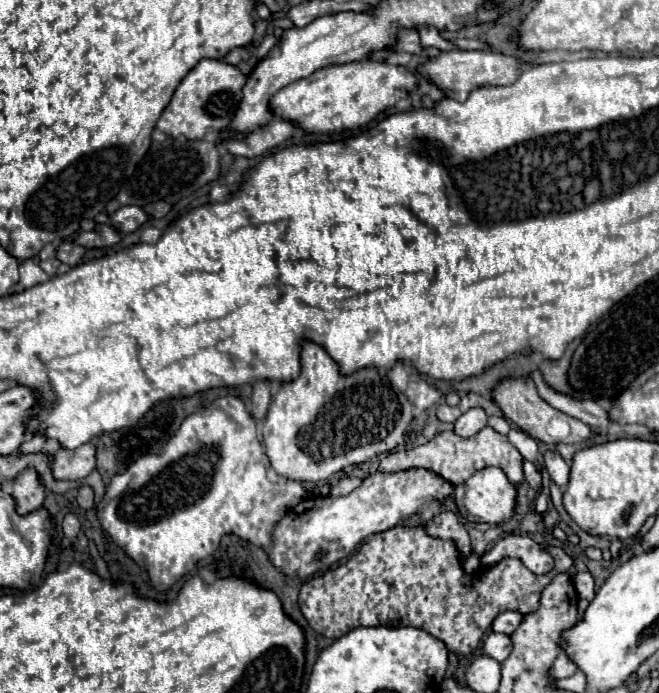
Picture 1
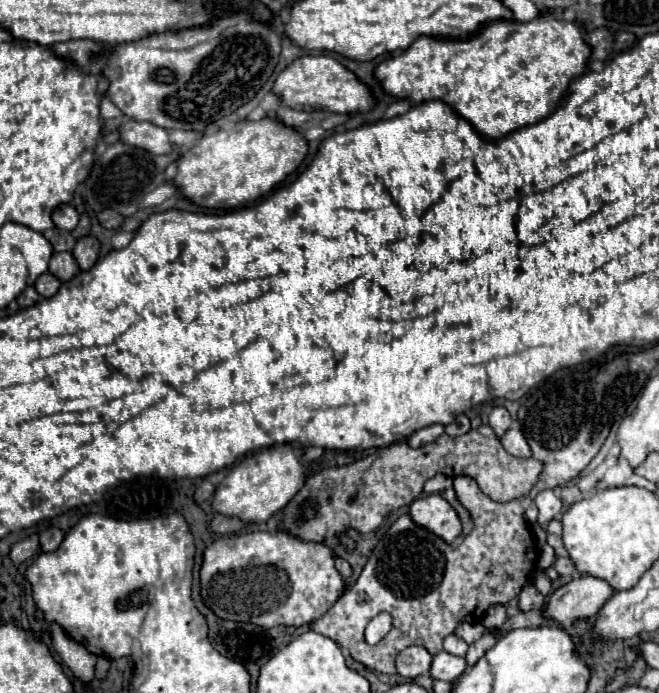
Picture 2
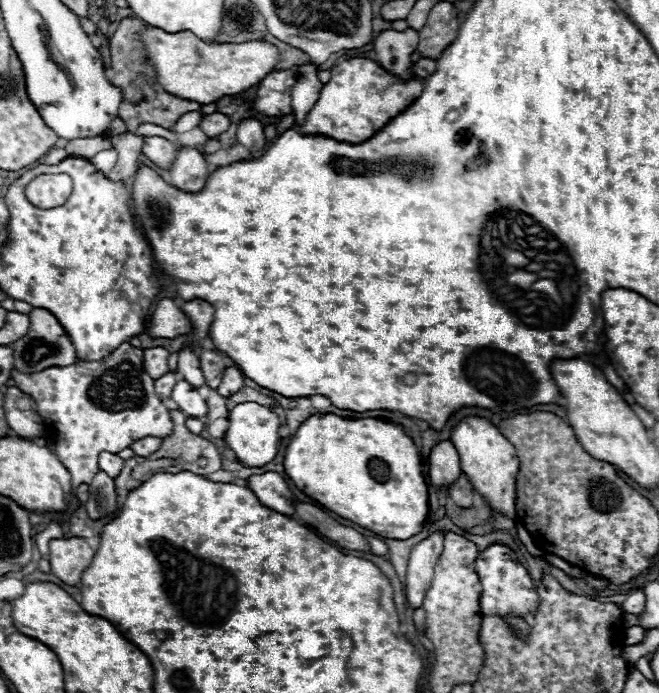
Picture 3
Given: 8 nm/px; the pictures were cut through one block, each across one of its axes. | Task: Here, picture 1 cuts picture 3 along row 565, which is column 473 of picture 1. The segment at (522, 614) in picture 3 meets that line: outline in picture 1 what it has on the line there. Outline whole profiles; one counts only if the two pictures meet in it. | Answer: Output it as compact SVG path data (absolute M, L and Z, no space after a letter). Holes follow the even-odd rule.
M484 468L470 476L464 484L456 486L454 500L458 510L462 512L462 506L466 512L462 512L468 520L472 522L488 522L488 524L498 524L498 522L508 522L516 514L516 498L518 490L516 486L504 476L500 468Z

